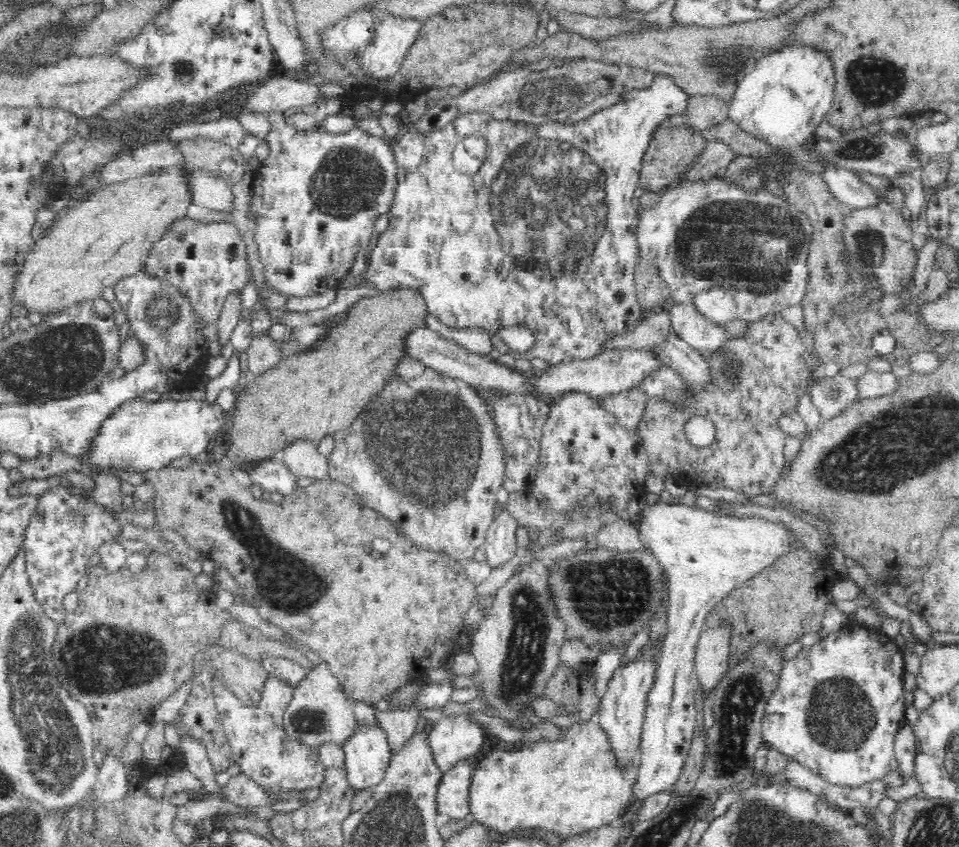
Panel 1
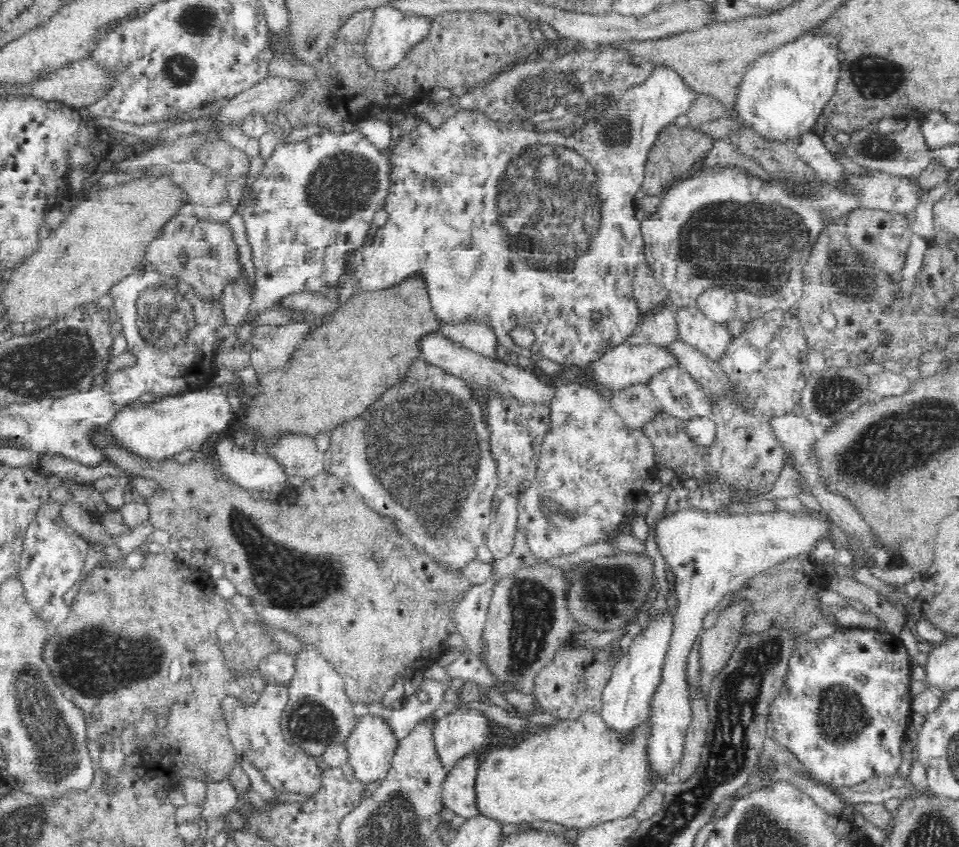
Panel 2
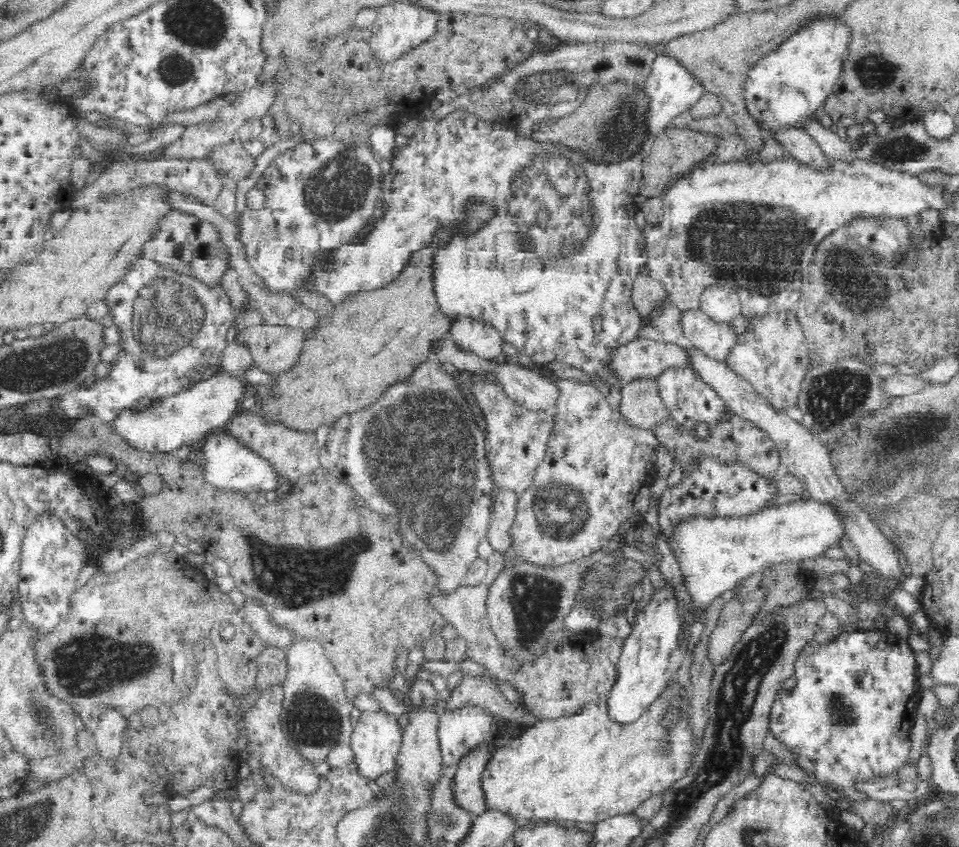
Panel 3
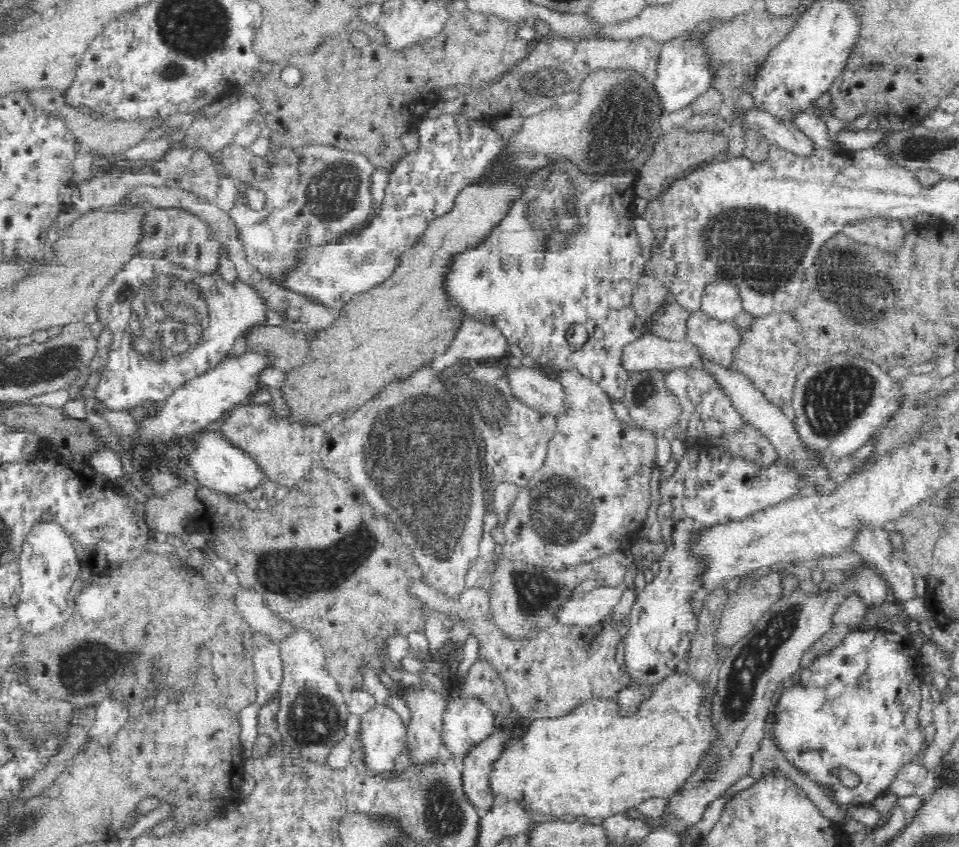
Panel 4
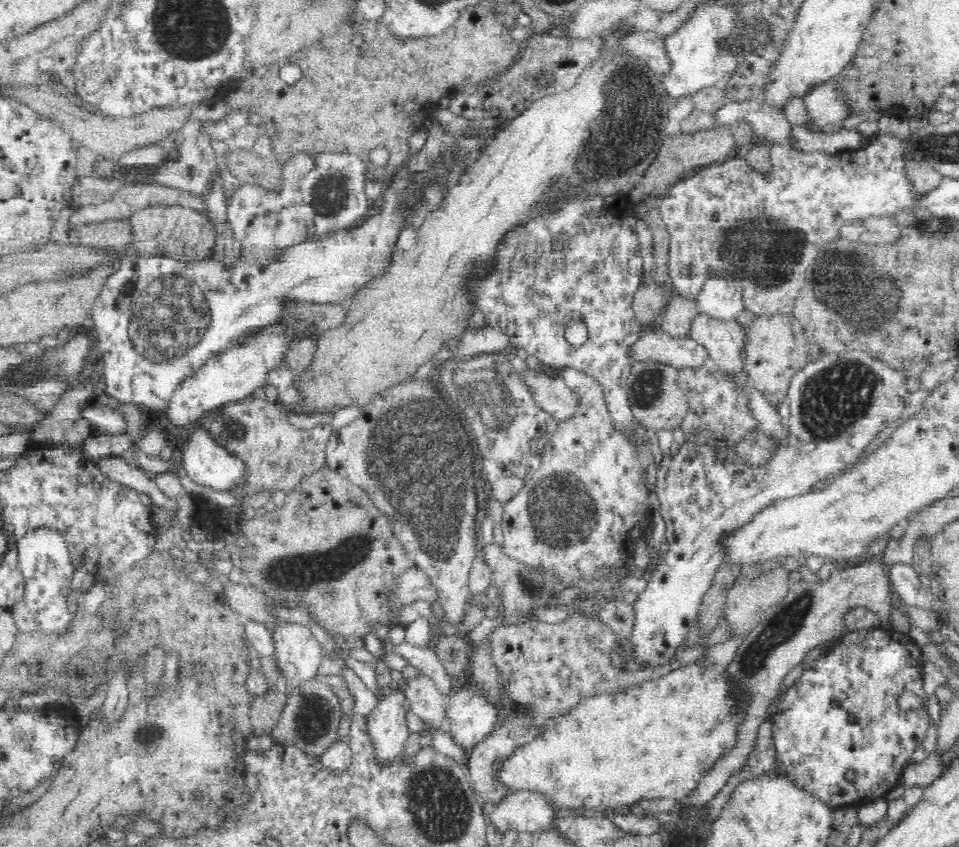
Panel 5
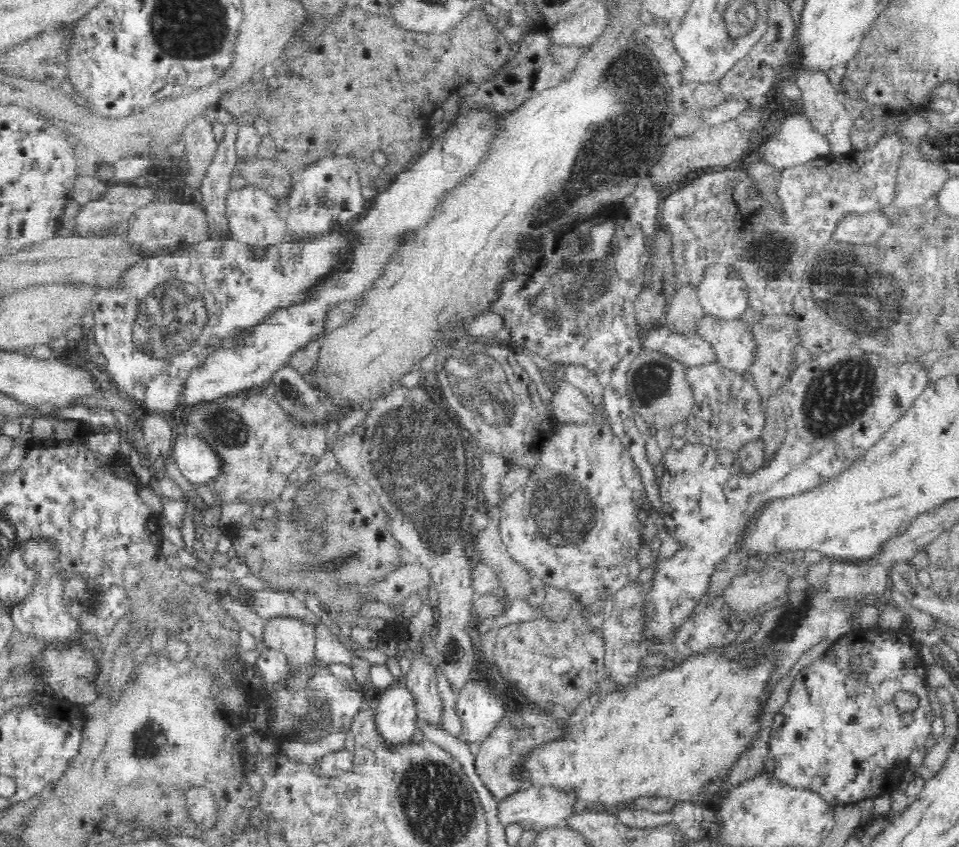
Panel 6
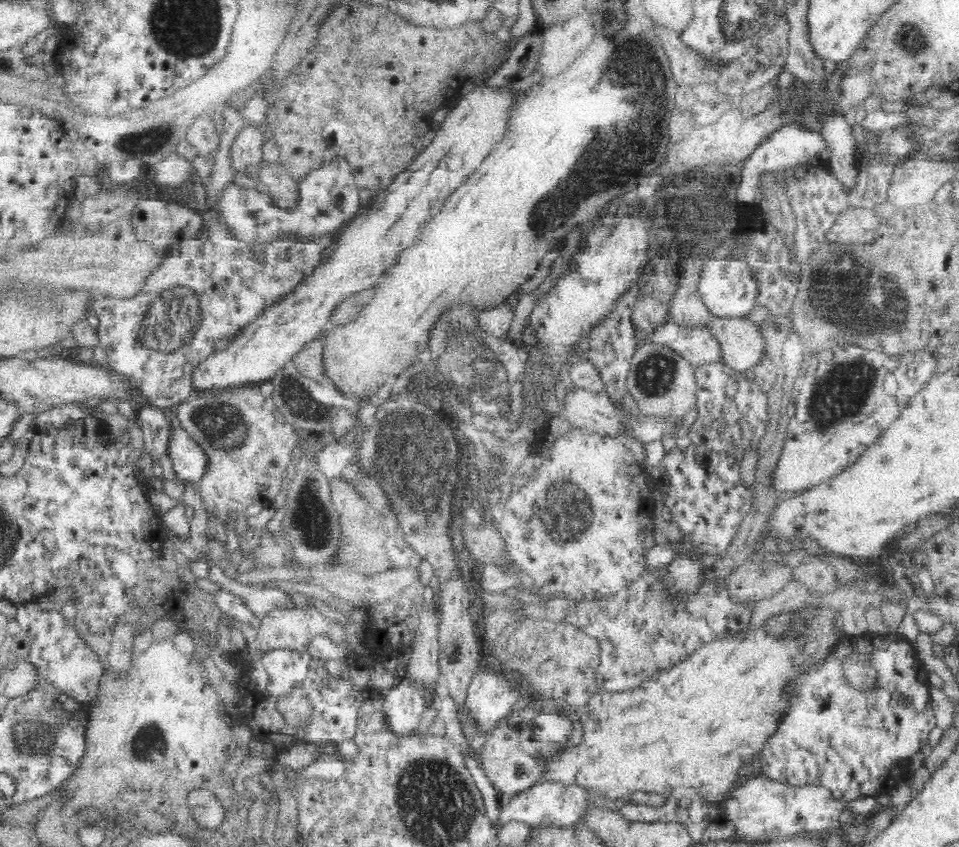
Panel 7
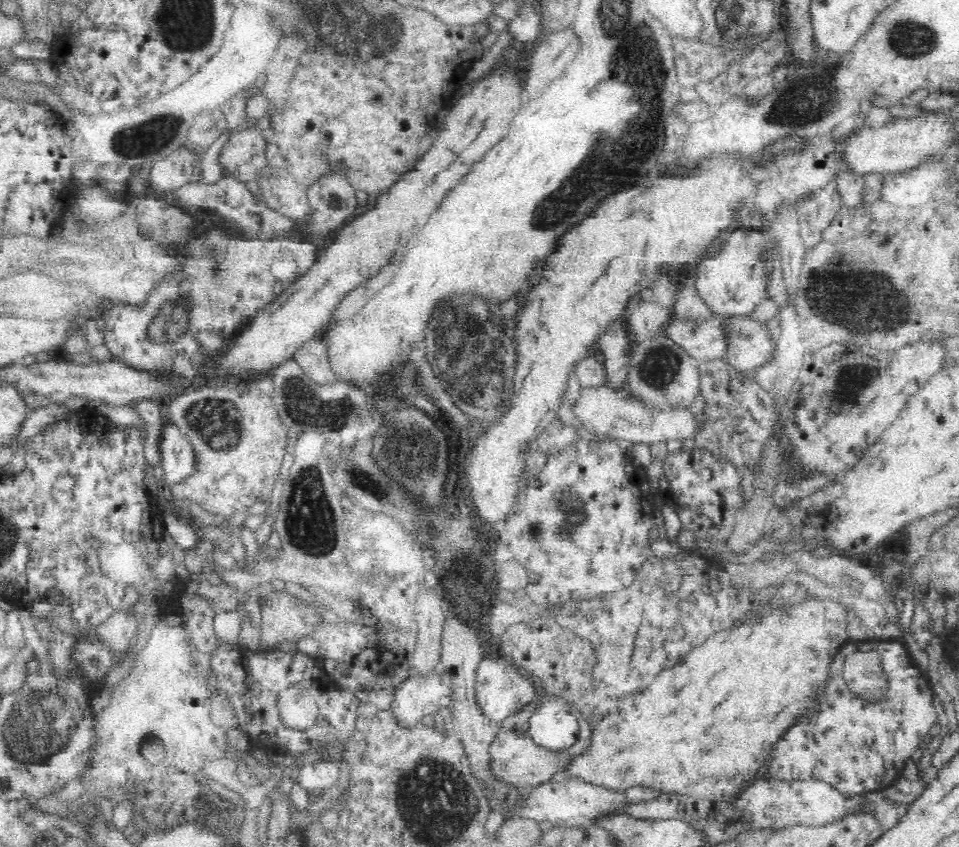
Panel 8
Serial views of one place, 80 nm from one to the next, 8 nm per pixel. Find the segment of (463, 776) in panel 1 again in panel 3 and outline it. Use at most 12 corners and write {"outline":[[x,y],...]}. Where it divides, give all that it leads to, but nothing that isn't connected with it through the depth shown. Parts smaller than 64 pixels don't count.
{"outline":[[495,747],[470,750],[454,769],[457,802],[476,817],[490,810],[482,776]]}

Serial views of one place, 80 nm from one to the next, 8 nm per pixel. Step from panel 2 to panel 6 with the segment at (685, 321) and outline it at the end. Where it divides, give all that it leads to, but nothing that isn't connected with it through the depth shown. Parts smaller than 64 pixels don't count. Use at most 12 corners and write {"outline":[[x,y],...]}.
{"outline":[[708,315],[695,331],[717,367],[748,378],[757,348],[750,319]]}

